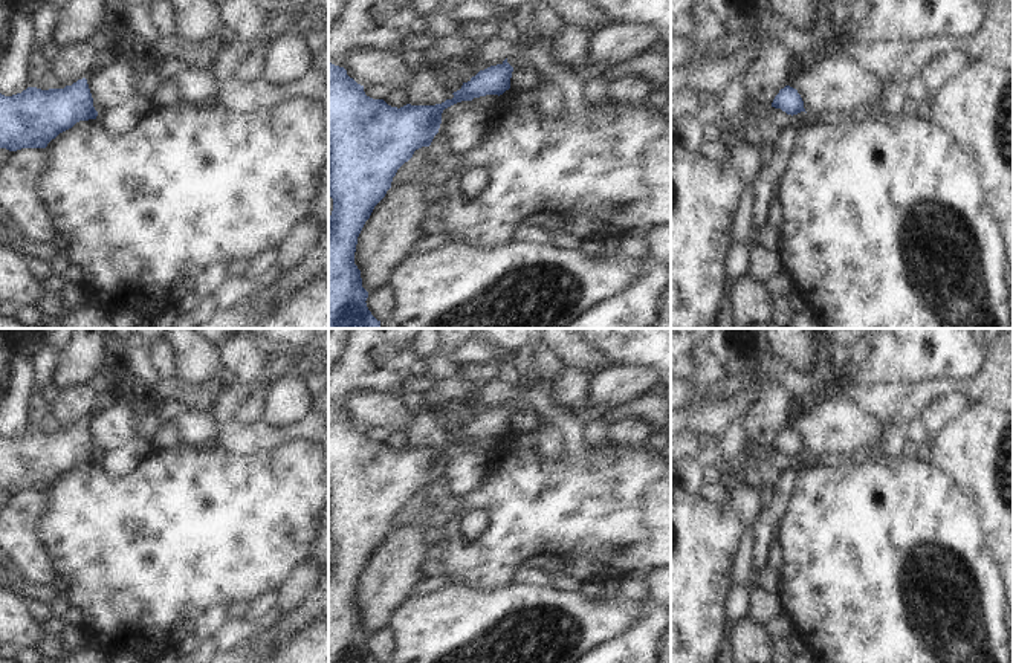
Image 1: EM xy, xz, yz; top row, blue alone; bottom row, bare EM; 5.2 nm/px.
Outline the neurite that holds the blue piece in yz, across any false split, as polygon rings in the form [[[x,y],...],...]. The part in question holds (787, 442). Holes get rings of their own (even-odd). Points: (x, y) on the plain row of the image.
[[[785,428],[779,432],[779,435],[775,438],[772,449],[781,451],[787,457],[798,457],[801,454],[805,454],[804,443],[796,431]]]

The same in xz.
[[[507,400],[480,412],[452,441],[435,448],[400,451],[365,437],[364,428],[347,417],[344,409],[328,405],[328,538],[333,553],[328,562],[328,663],[377,663],[367,649],[368,634],[362,629],[361,613],[354,606],[358,579],[374,548],[391,530],[397,512],[414,493],[429,489],[442,466],[445,451],[486,437],[503,437],[510,431],[513,409]]]

